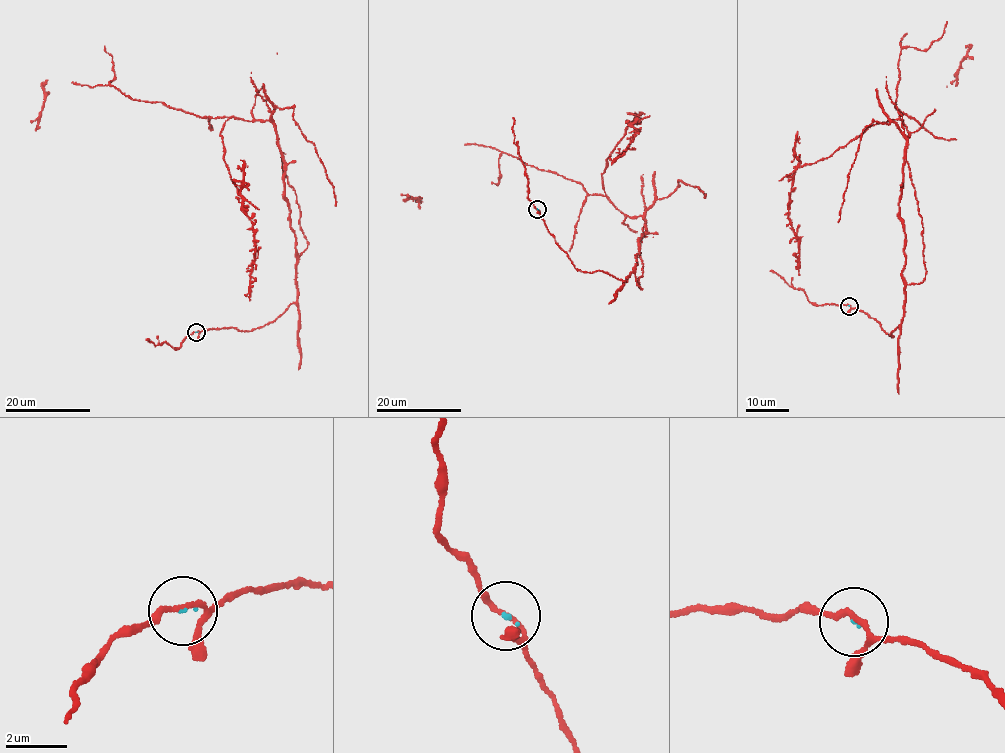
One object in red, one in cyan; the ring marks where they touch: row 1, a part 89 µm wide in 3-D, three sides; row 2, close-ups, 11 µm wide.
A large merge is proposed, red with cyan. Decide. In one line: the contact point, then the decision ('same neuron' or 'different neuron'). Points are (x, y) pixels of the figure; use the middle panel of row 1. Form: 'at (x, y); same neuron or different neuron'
at (537, 209); same neuron

